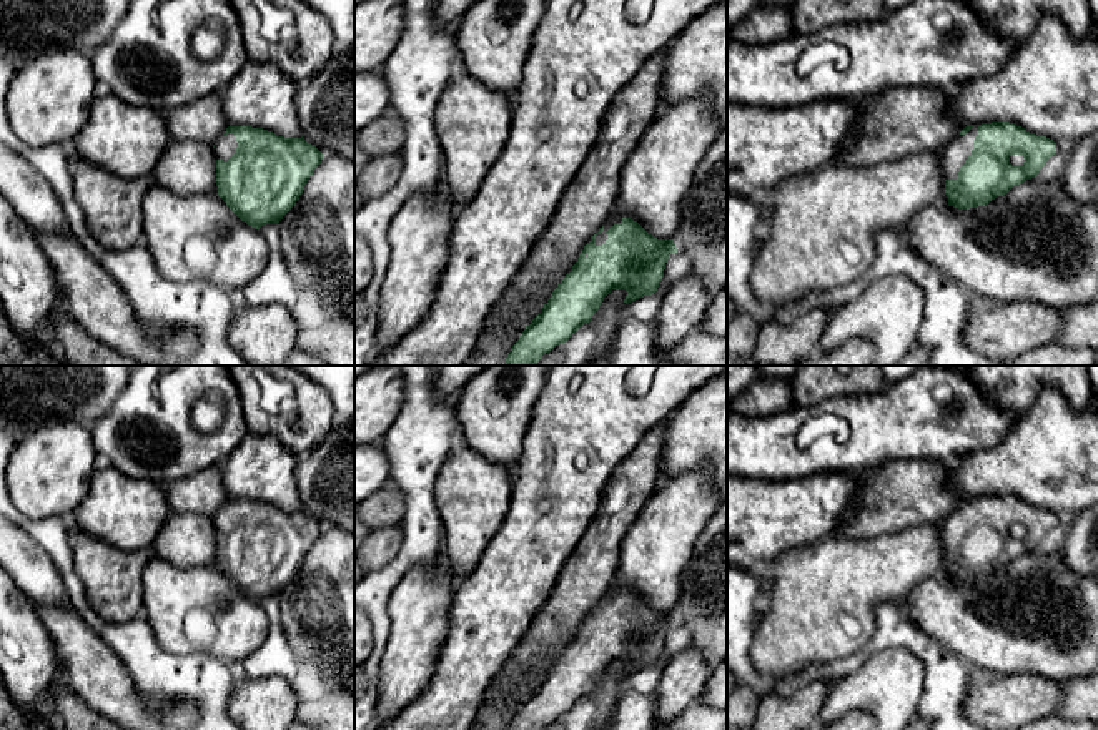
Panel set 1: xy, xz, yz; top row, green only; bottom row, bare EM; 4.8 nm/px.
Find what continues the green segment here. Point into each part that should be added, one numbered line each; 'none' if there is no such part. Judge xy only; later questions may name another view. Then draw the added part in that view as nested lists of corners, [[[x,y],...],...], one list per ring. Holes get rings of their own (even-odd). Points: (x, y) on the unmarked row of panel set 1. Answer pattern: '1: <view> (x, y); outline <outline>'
1: xy (225, 519); outline [[[233,506],[223,507],[216,515],[215,515],[215,529],[216,532],[228,534],[235,522],[238,520],[238,514]]]

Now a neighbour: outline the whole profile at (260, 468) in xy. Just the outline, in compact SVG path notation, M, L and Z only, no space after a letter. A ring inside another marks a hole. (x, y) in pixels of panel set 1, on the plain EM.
M246 434L220 467L231 499L263 501L283 511L303 509L296 456L278 437Z

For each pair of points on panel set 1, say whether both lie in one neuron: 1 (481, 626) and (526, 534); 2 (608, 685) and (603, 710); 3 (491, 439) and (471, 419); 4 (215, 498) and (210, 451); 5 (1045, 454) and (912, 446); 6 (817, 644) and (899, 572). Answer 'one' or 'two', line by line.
1: one
2: one
3: one
4: two
5: two
6: one

